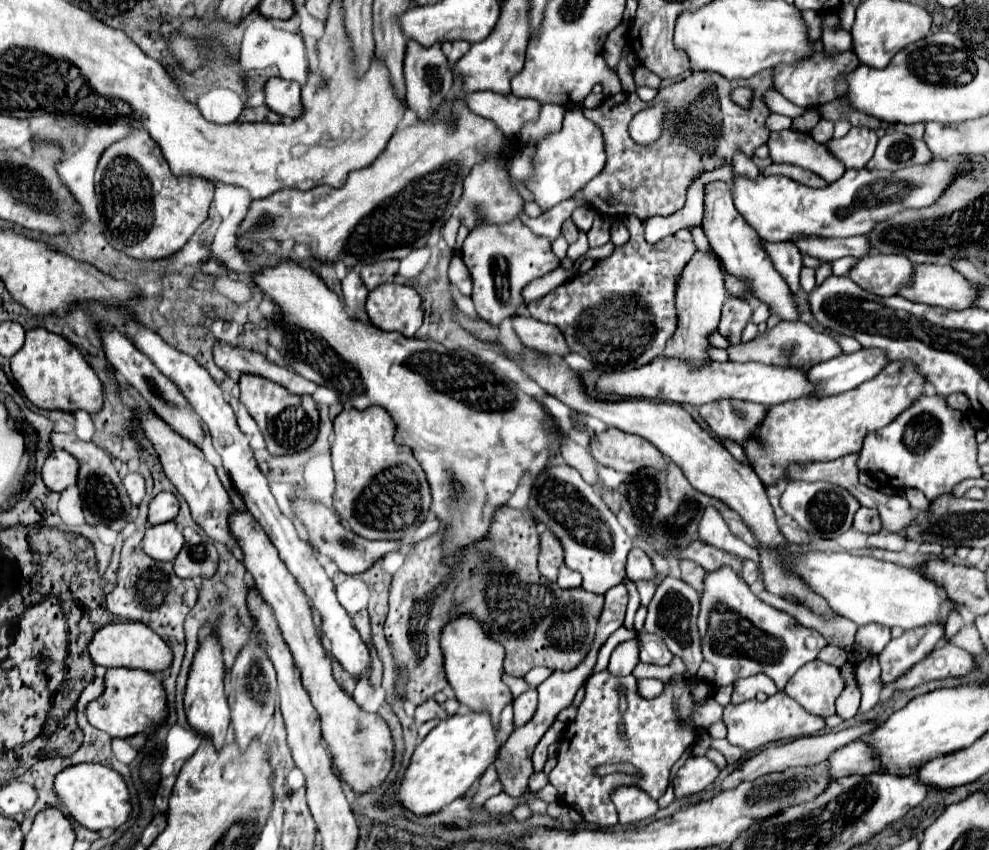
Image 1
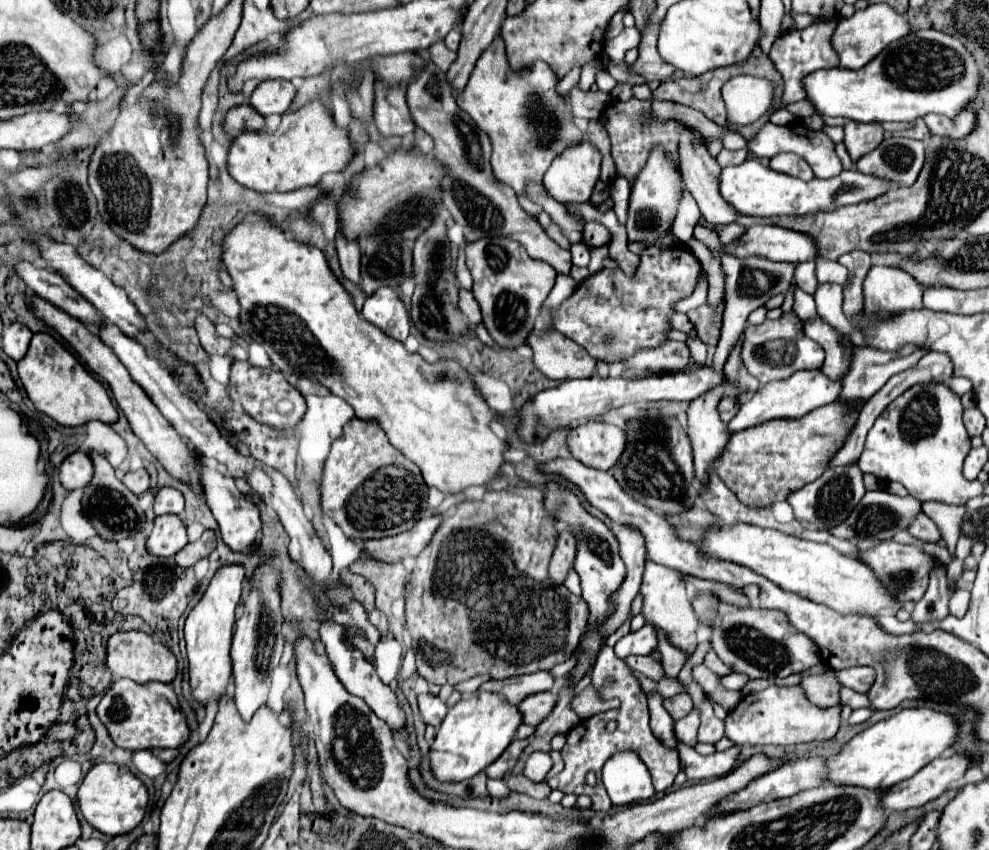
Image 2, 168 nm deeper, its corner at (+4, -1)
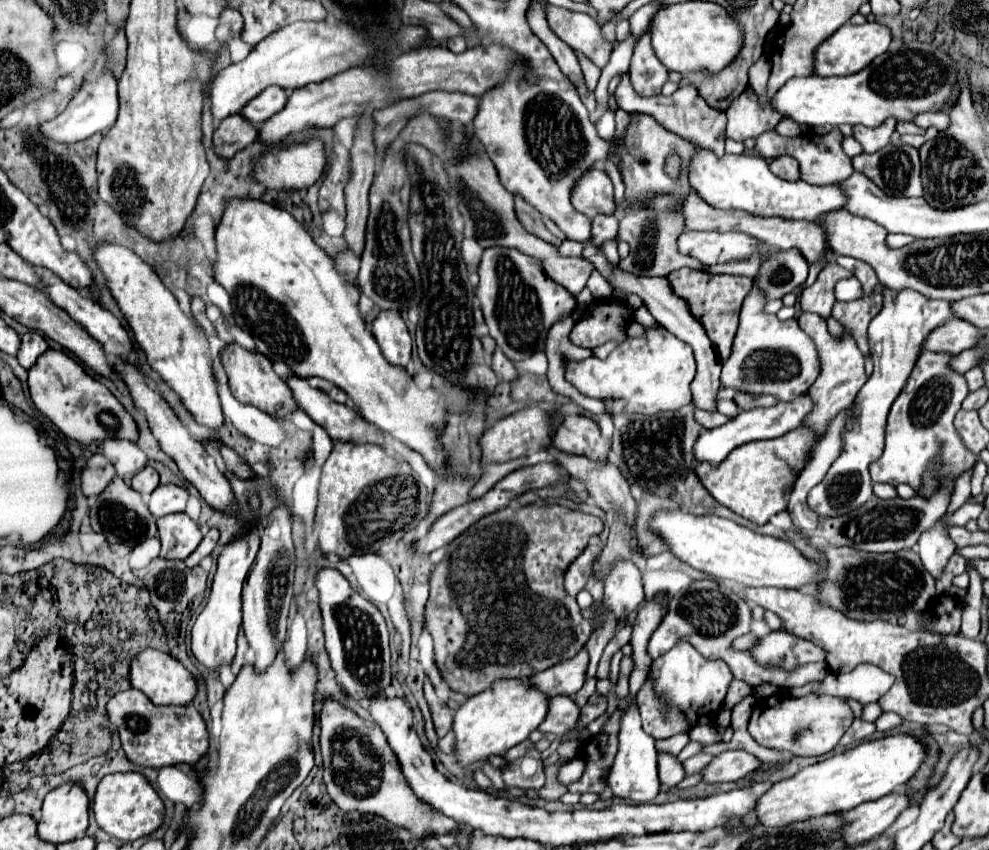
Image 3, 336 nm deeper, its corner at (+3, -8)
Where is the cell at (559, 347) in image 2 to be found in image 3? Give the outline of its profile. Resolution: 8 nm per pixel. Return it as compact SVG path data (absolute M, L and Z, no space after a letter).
M646 328L644 338L628 338L614 348L606 360L594 356L586 360L564 358L566 380L590 398L626 398L626 412L654 414L660 410L676 410L692 402L690 382L694 380L696 364L688 344L672 336L666 328Z

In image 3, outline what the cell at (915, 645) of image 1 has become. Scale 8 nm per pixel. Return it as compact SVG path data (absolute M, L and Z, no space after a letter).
M938 520L932 530L924 532L920 536L918 546L920 546L918 554L920 554L920 560L922 560L924 568L932 574L934 580L938 580L940 574L944 572L950 556L956 550L954 542L946 534L946 524L942 520Z

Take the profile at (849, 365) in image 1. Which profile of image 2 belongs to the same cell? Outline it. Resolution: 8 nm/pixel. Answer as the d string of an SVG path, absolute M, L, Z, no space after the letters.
M819 369L815 371L799 371L795 375L791 375L787 381L775 381L769 385L763 385L753 399L749 399L747 403L743 403L737 411L737 415L727 423L727 433L737 433L761 423L767 423L771 419L799 419L803 415L807 415L809 411L829 405L837 399L841 389L841 381L827 381L827 377L823 377L823 373L819 373Z

